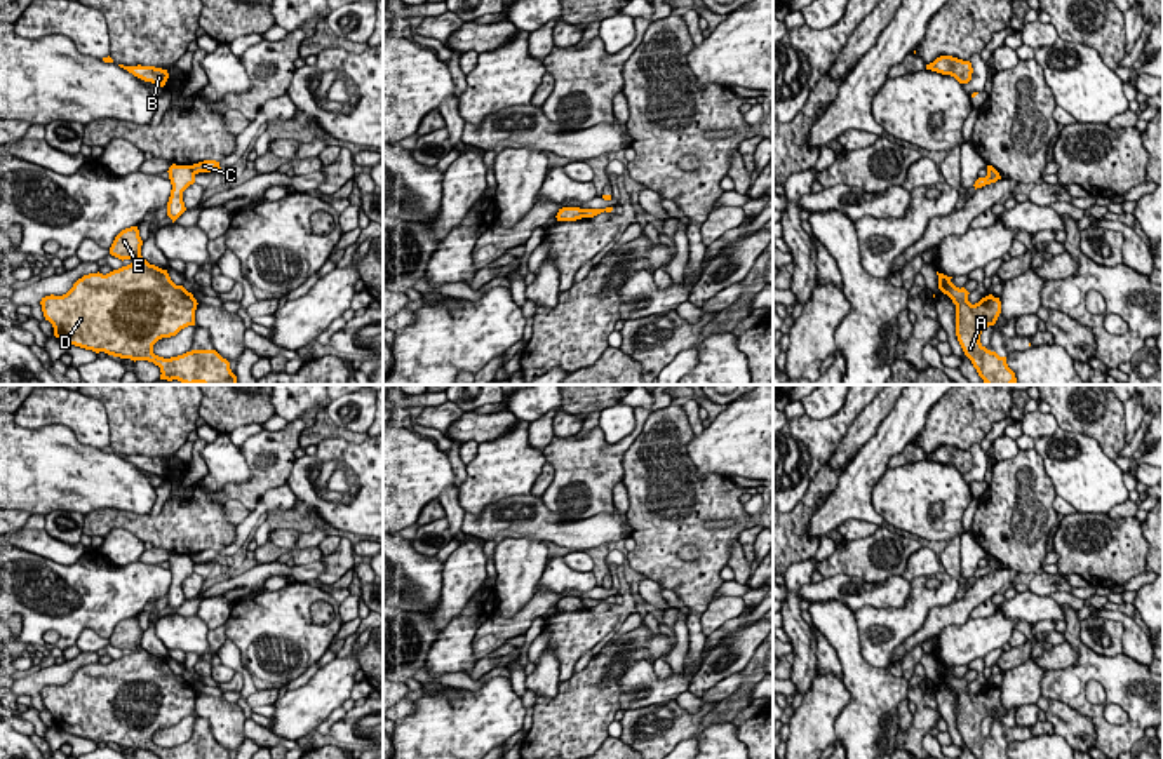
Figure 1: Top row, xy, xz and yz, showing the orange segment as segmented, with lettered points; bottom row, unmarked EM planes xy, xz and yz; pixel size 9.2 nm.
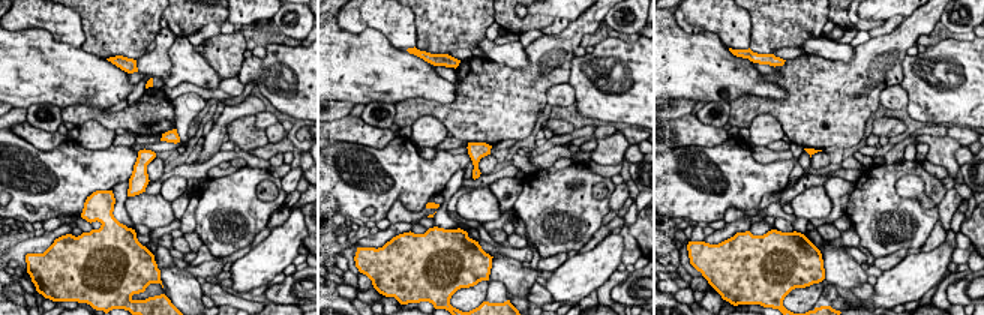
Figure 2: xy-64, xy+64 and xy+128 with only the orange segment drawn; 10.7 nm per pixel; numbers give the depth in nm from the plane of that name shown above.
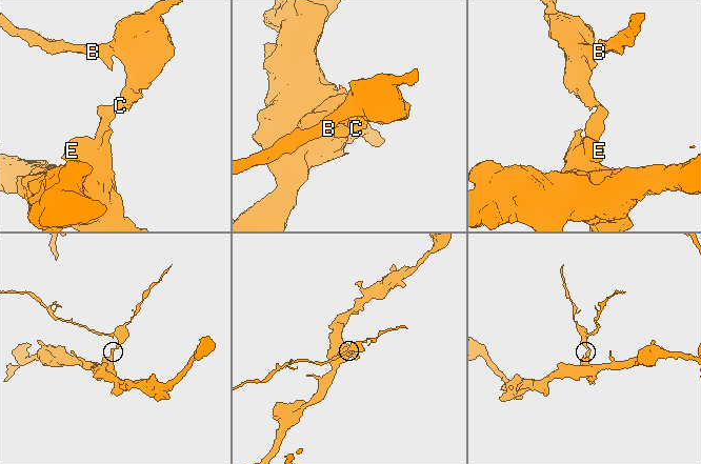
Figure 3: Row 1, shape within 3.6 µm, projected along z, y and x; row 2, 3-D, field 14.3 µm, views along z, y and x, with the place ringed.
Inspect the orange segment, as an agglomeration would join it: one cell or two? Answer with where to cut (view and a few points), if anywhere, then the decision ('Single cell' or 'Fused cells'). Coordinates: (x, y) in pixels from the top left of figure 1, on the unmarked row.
Split along xy (188, 556), (195, 563). Fused cells

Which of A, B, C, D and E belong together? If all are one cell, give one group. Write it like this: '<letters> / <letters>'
A D E / B C

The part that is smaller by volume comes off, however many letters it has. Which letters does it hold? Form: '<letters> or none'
B, C

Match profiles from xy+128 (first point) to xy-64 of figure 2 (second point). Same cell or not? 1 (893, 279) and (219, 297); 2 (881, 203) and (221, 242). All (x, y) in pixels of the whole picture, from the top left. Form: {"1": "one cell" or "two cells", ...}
{"1": "two cells", "2": "one cell"}

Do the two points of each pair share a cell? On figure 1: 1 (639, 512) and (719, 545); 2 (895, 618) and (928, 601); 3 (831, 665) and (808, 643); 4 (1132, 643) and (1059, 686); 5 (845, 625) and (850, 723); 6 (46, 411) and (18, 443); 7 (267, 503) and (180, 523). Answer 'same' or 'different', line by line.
1: same
2: same
3: different
4: different
5: same
6: different
7: different

